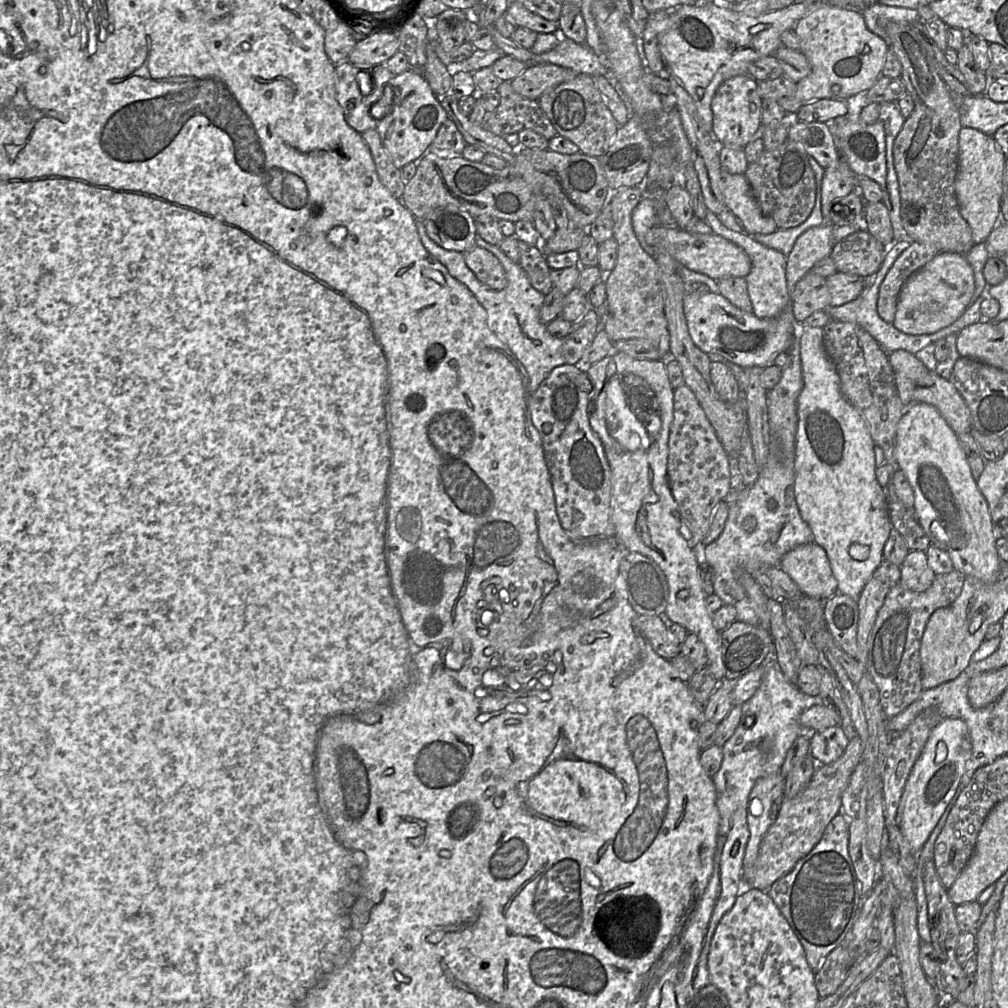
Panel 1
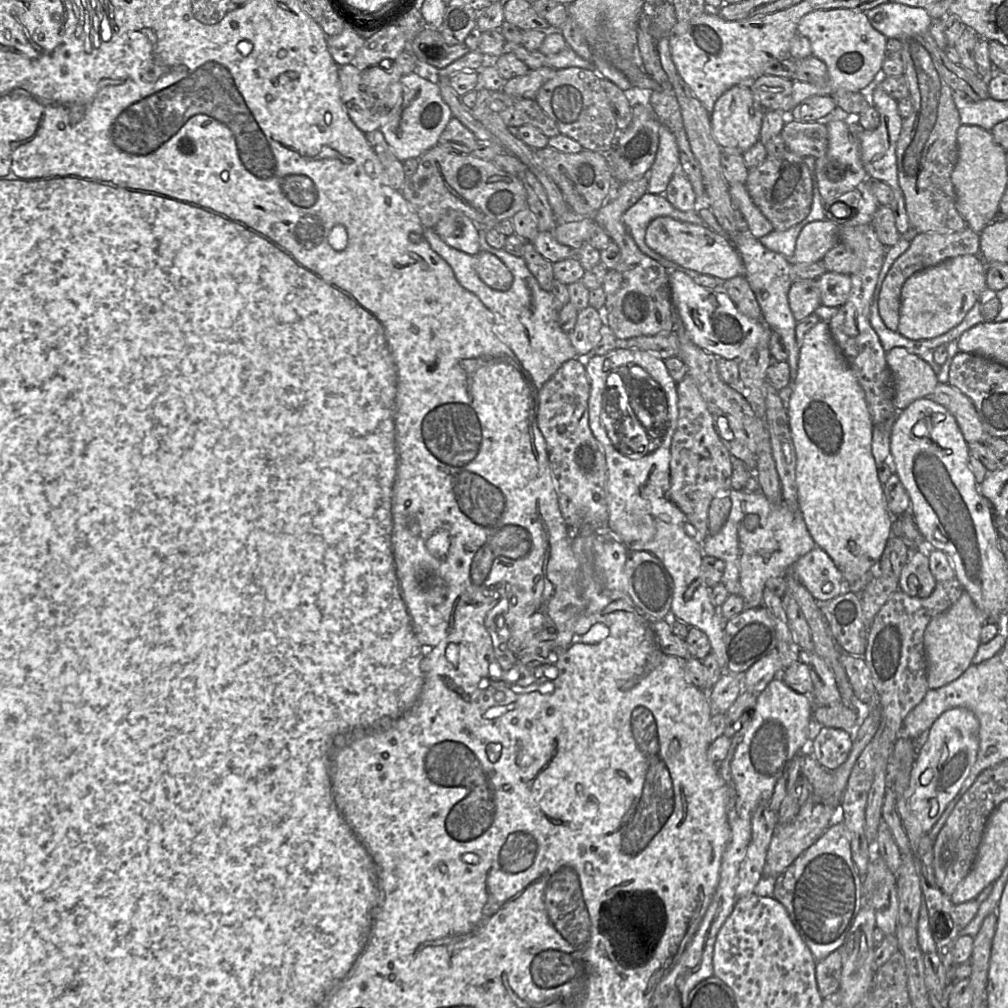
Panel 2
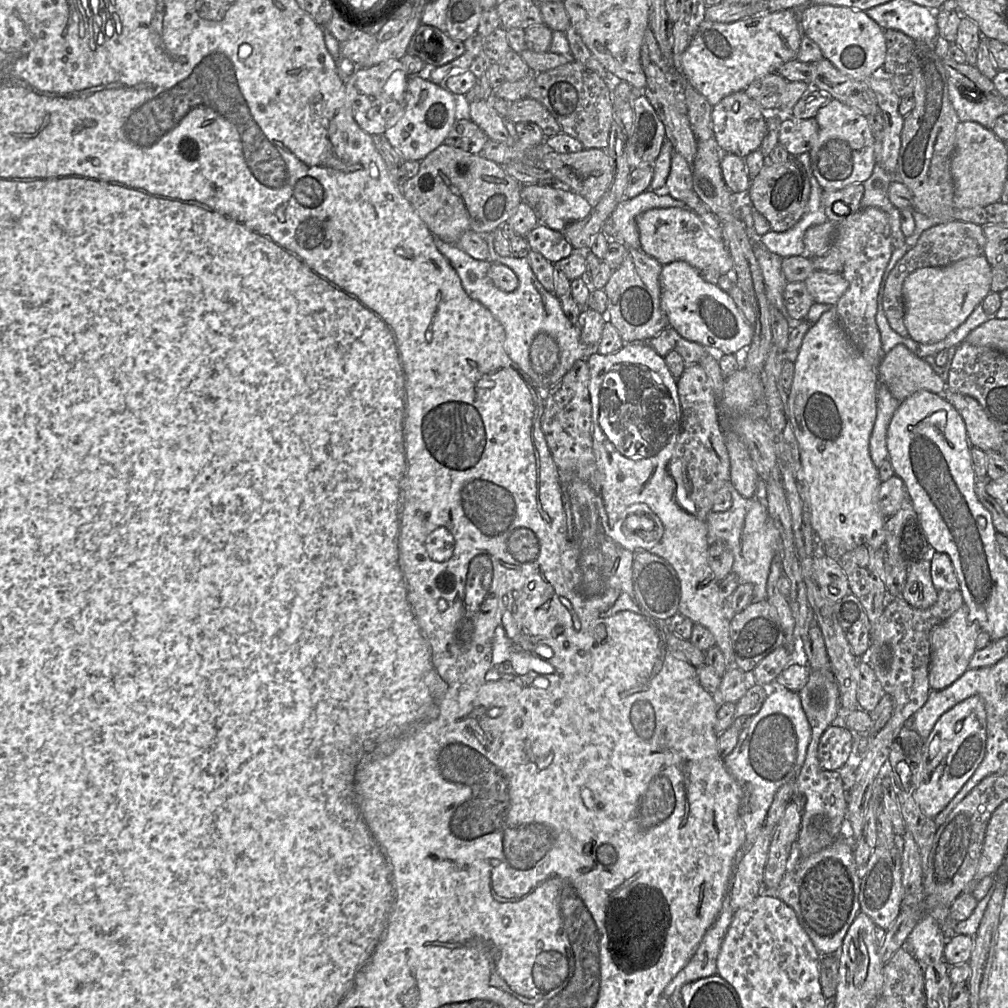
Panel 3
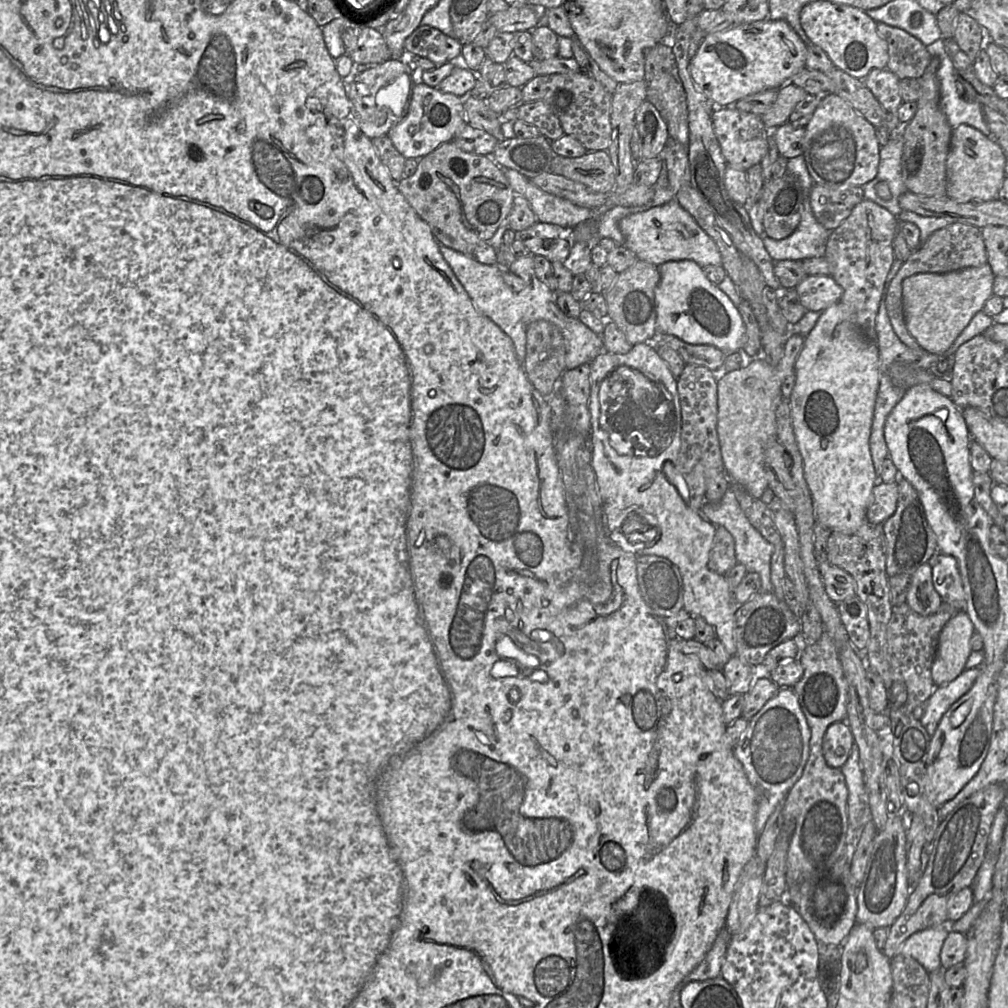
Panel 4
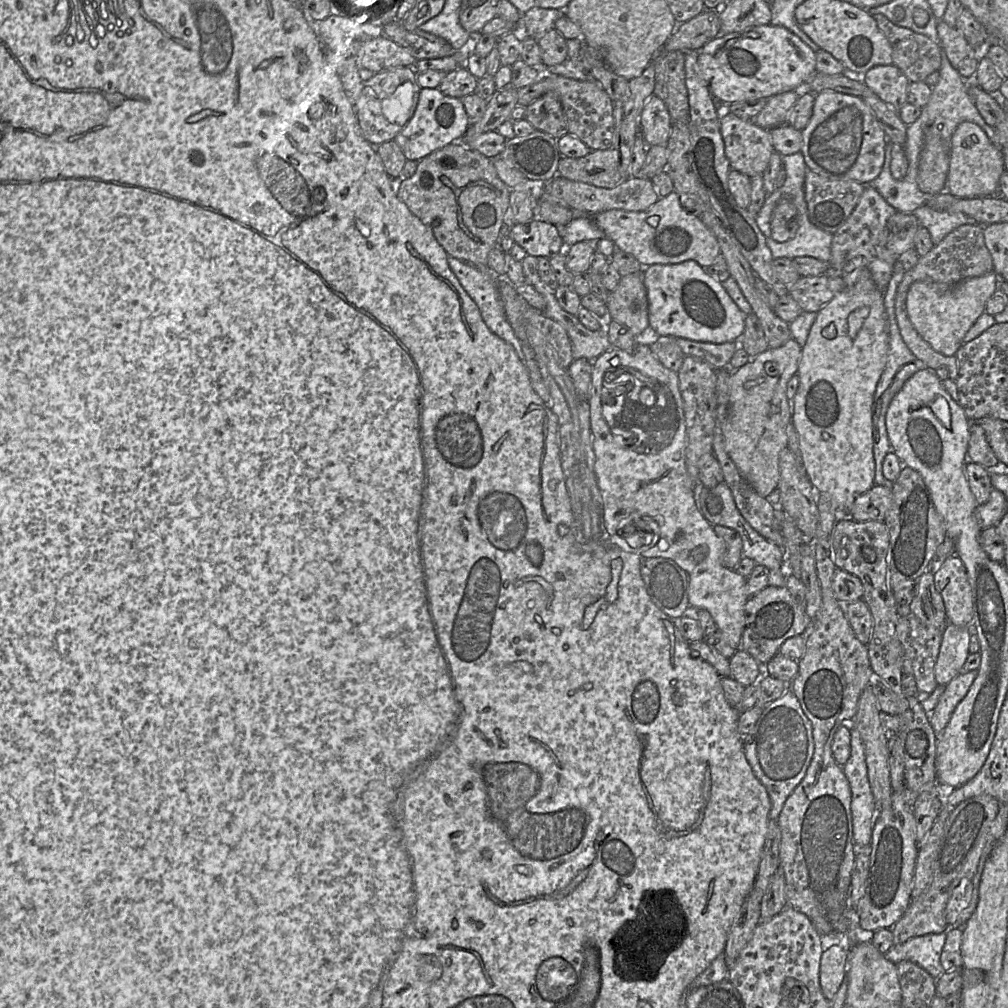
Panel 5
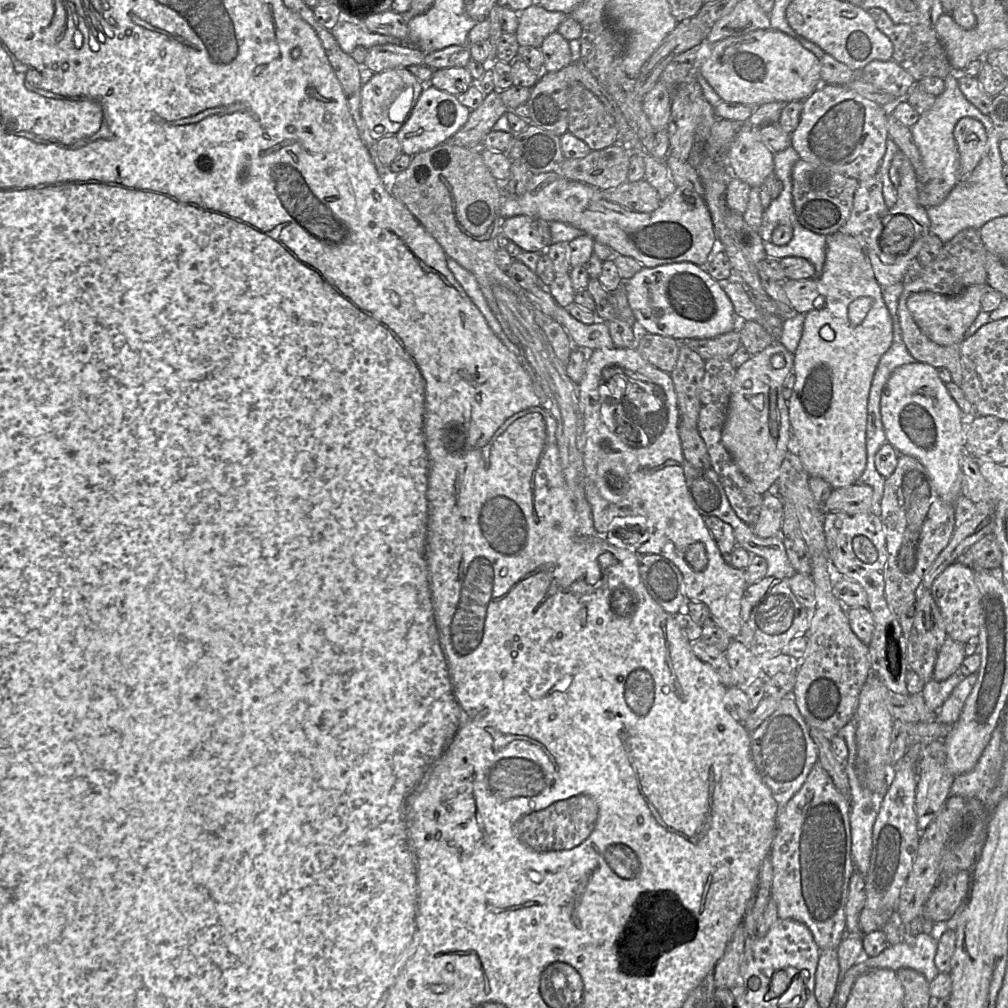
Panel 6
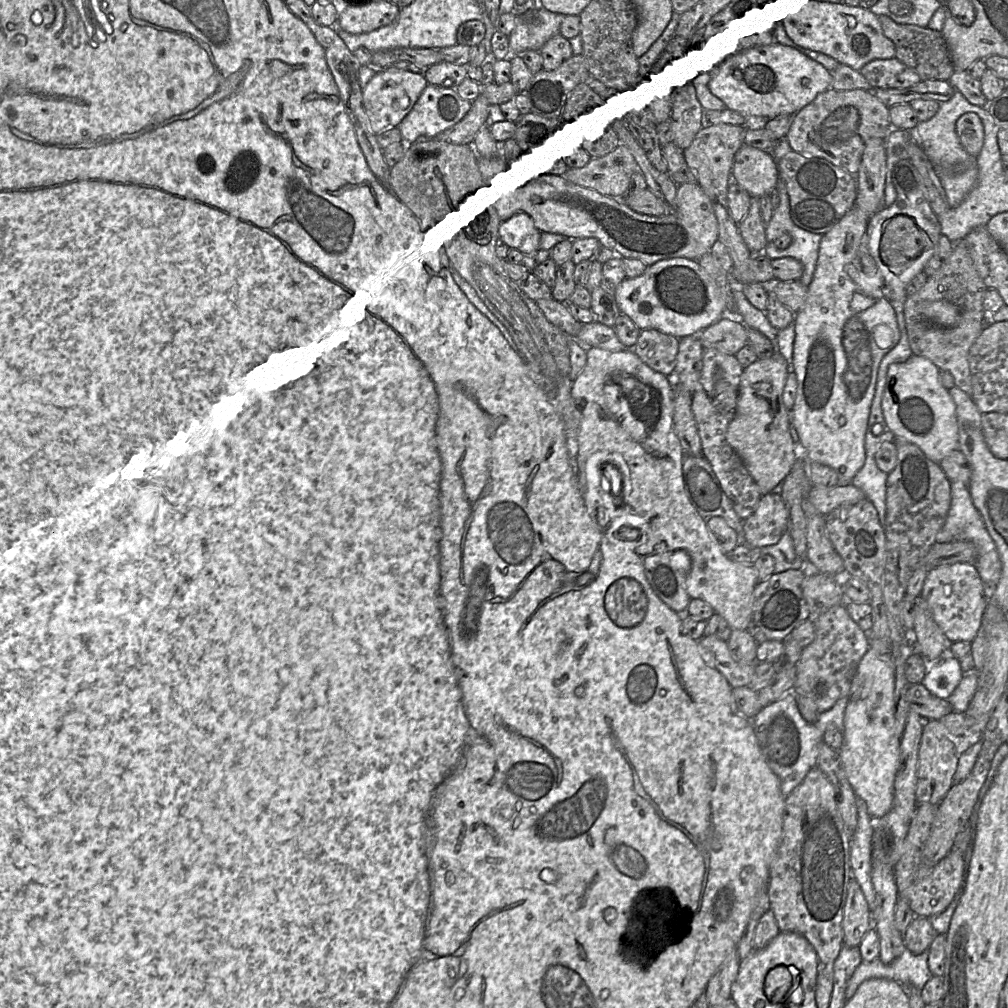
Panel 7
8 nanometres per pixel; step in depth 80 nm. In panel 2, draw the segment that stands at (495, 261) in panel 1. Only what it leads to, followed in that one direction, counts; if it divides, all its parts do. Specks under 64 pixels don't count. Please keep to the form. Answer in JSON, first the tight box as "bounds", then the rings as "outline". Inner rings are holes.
{"bounds":[473,250,513,291],"outline":[[[481,250],[473,257],[478,276],[487,286],[497,291],[510,289],[513,283],[513,275],[497,256]]]}

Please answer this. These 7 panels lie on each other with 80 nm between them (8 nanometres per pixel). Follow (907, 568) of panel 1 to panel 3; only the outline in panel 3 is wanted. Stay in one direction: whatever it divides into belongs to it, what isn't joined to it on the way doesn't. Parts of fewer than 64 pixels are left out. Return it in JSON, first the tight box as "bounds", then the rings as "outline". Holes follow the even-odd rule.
{"bounds":[902,559,938,609],"outline":[[[923,559],[908,569],[902,597],[918,609],[927,609],[936,602],[938,591],[932,582],[931,560]]]}

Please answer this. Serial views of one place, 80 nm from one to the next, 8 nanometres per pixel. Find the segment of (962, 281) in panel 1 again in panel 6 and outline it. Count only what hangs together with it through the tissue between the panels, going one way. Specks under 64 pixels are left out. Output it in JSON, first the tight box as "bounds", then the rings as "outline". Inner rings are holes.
{"bounds":[907,284,991,346],"outline":[[[987,284],[968,287],[955,296],[934,292],[917,292],[907,299],[907,308],[920,330],[933,342],[941,346],[959,344],[965,339],[967,329],[982,311],[981,300],[991,288]]]}

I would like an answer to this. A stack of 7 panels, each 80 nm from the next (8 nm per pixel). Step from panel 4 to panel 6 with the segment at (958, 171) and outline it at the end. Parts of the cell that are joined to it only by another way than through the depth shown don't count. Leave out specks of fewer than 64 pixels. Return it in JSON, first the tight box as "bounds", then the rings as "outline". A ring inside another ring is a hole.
{"bounds":[953,117,987,179],"outline":[[[963,117],[956,123],[953,134],[960,156],[960,179],[969,177],[987,150],[984,126],[975,118]]]}

